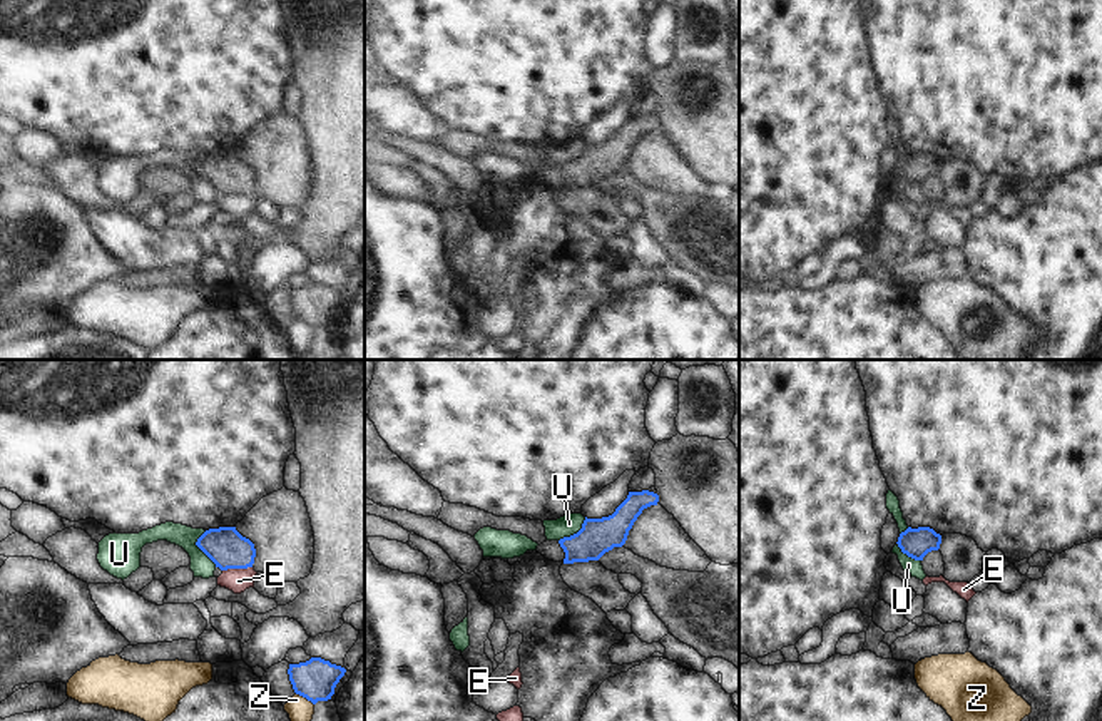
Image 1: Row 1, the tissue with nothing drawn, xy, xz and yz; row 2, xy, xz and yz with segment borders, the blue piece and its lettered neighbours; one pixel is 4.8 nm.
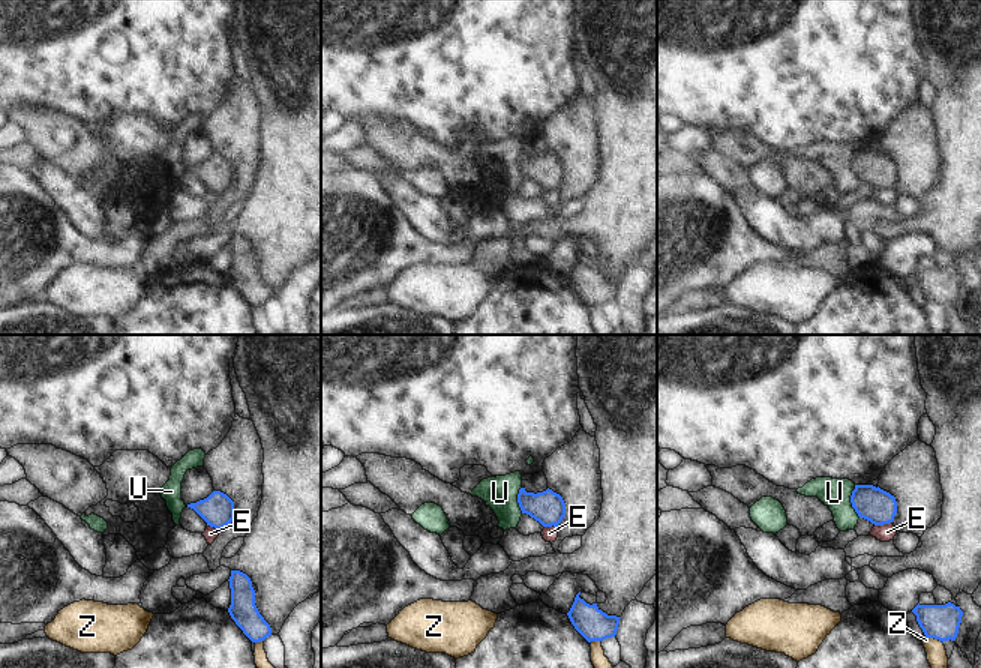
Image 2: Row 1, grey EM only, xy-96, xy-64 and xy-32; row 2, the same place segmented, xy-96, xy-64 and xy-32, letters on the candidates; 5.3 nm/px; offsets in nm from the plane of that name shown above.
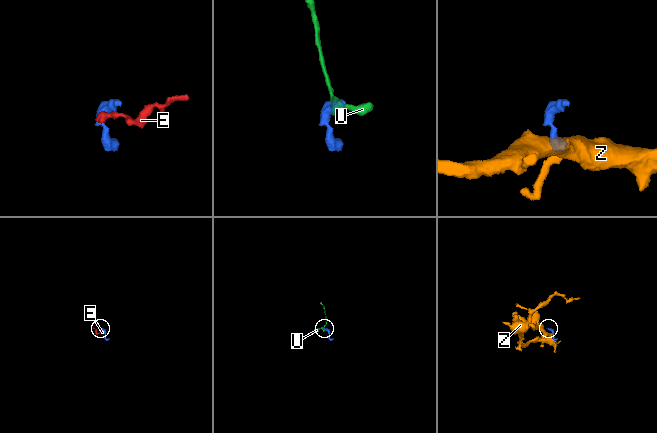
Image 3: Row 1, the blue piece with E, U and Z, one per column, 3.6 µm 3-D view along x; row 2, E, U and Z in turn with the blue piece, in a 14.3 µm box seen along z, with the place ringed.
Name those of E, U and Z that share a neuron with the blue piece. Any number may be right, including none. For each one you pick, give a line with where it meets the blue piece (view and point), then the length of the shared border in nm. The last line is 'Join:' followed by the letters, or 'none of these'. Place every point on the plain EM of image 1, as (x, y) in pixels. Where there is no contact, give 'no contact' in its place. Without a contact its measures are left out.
Join: none of these

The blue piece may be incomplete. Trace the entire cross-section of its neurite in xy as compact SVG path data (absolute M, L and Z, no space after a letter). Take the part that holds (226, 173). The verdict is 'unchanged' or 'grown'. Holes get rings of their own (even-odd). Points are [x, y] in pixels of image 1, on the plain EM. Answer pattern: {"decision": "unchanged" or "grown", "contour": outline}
{"decision": "unchanged", "contour": "M236 152L209 154L197 164L196 171L221 196L247 194L254 189L254 169L242 162Z"}

